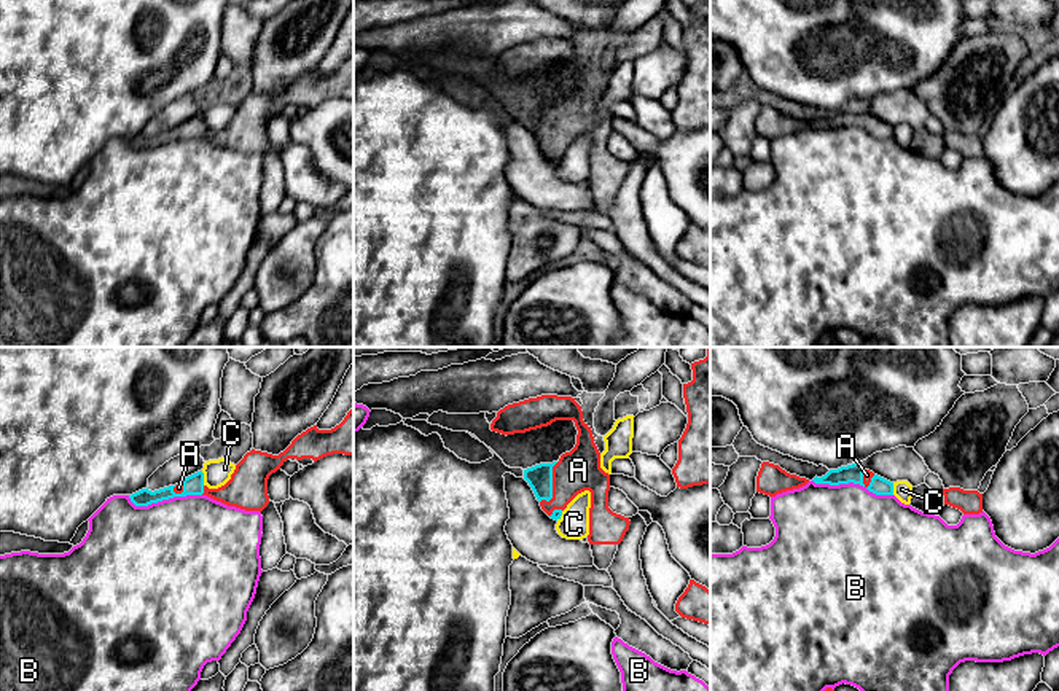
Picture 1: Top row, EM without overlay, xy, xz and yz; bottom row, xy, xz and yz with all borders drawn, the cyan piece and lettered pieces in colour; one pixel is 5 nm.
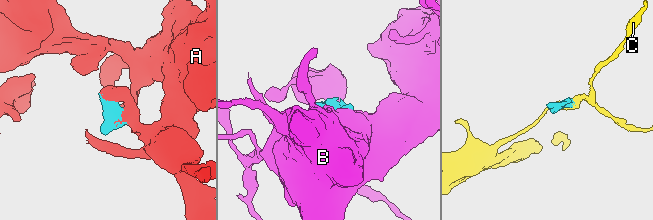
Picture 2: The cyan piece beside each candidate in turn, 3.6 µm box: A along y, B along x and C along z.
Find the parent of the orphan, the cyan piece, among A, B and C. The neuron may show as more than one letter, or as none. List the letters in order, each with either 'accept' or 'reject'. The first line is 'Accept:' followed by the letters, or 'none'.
Accept: A
A: accept
B: reject
C: reject

